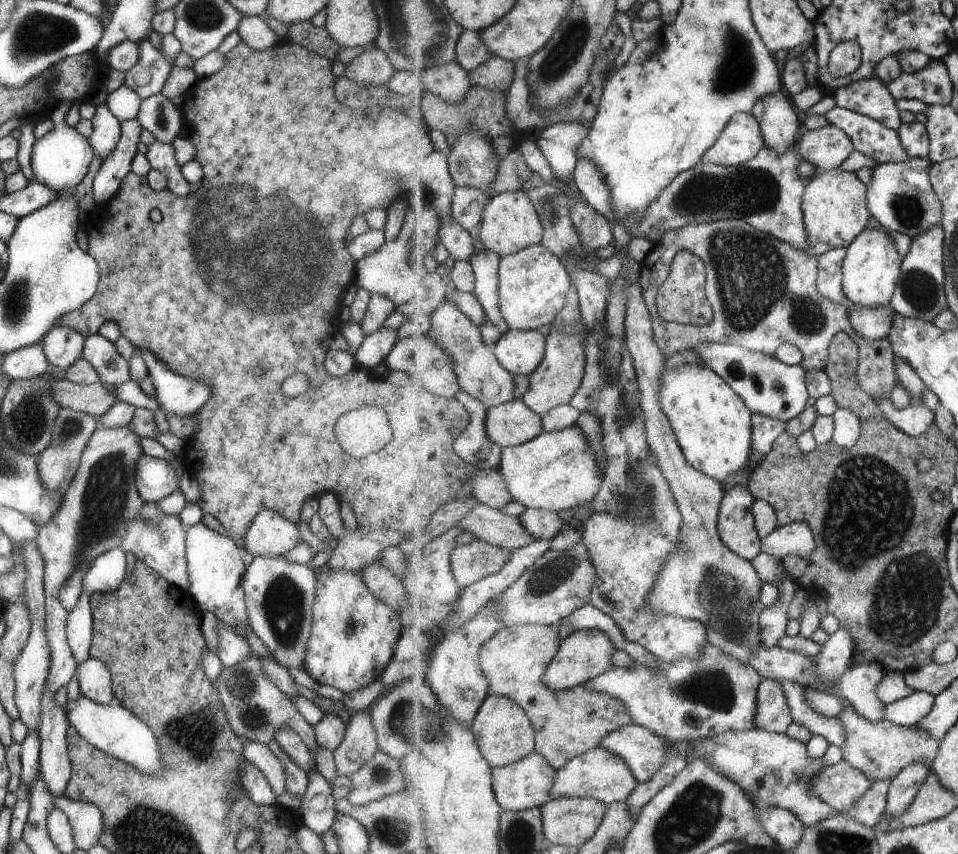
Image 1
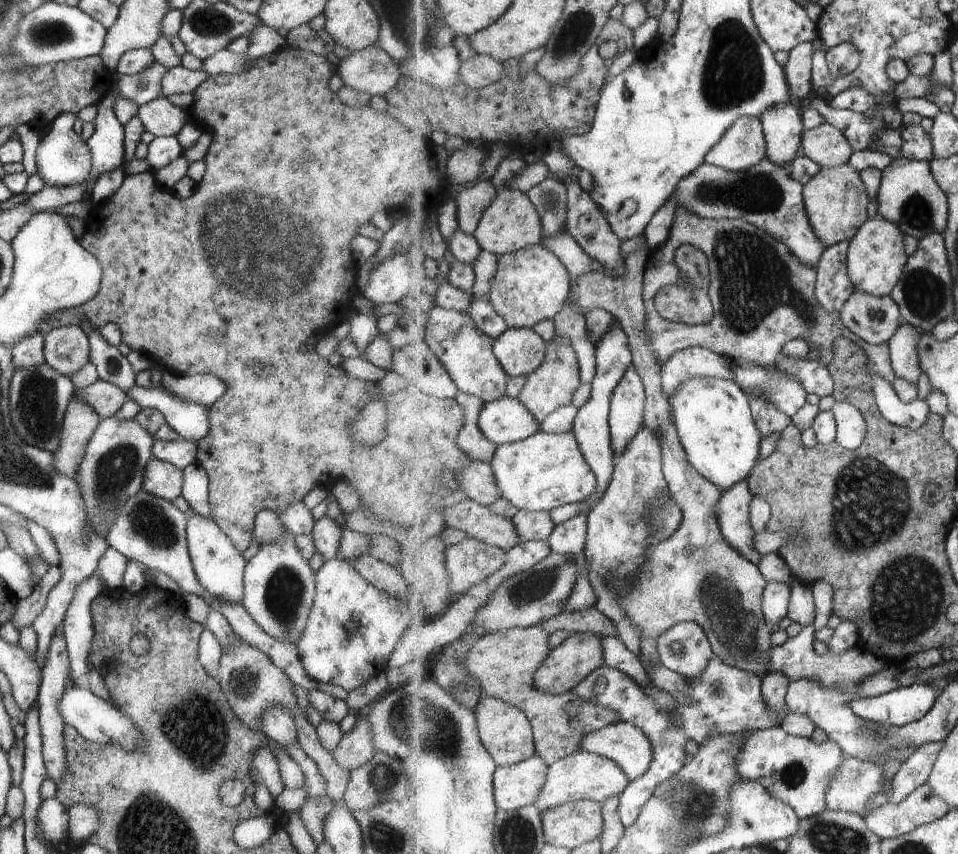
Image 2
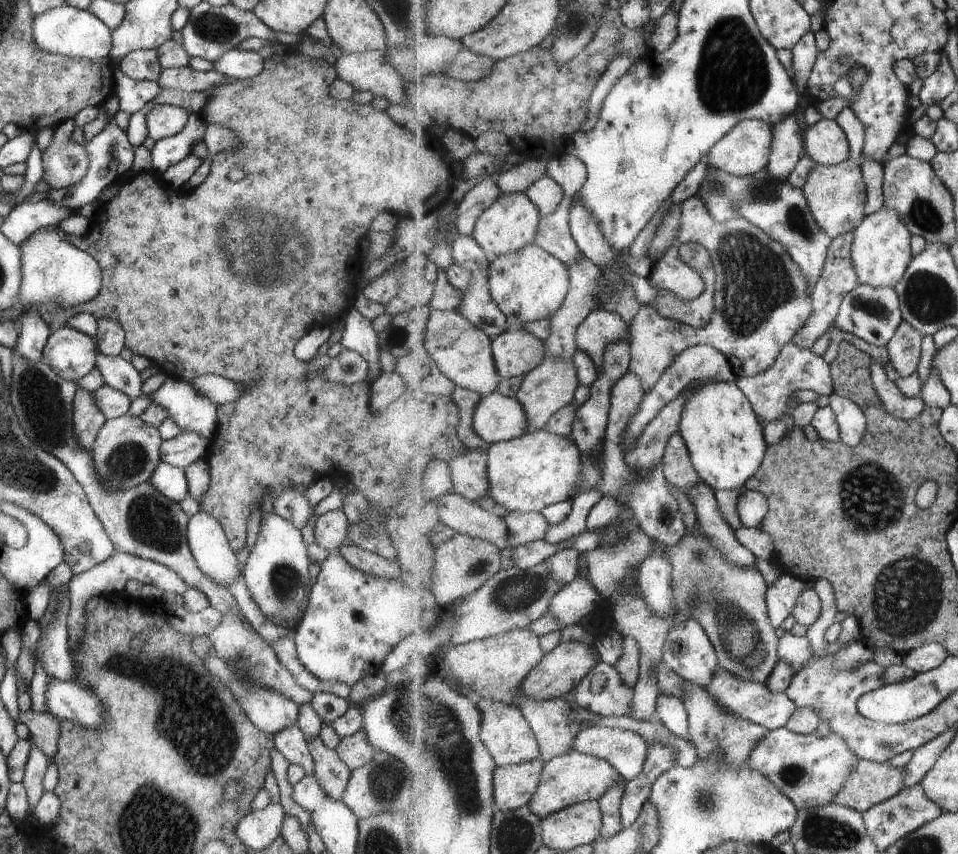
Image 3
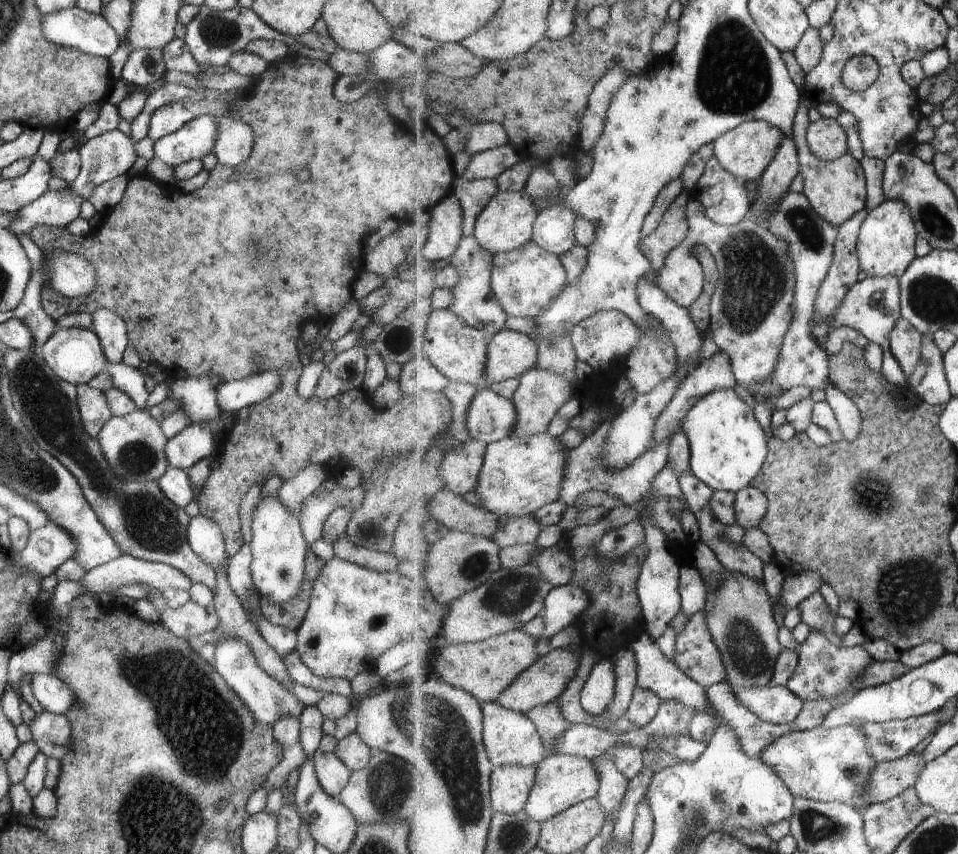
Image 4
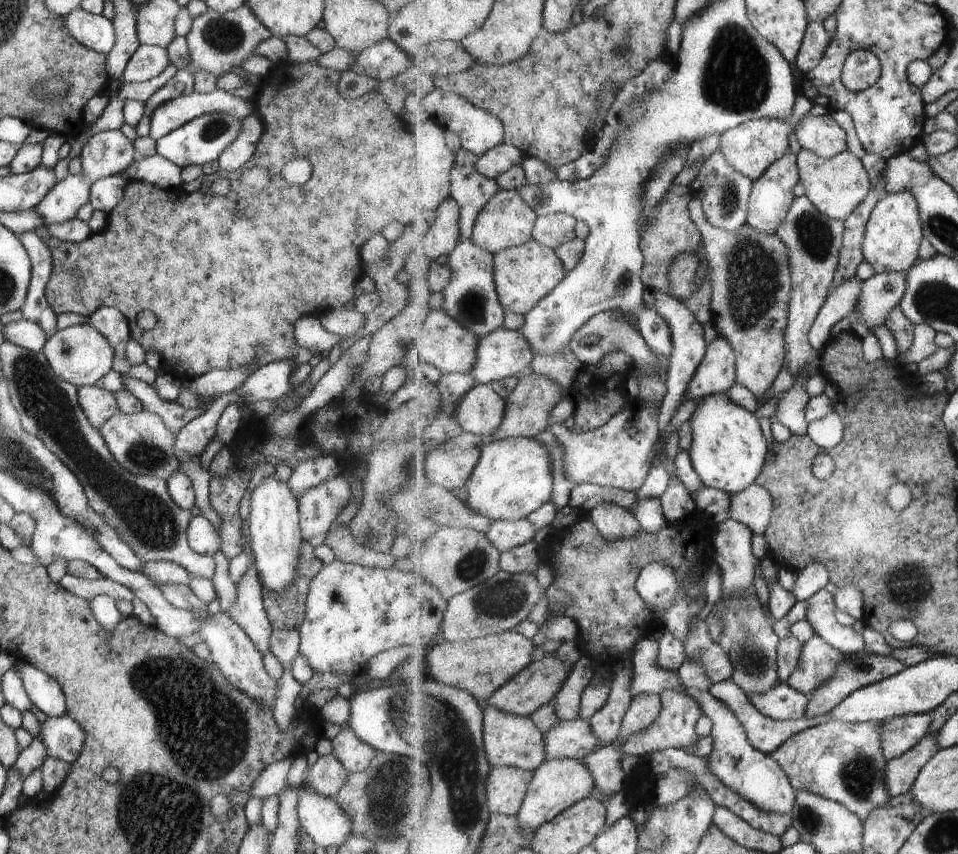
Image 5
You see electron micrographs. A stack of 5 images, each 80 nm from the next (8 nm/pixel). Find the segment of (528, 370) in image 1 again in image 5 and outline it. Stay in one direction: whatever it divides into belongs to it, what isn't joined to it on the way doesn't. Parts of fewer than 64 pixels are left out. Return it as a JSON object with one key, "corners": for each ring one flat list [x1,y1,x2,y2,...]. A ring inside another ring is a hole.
{"corners":[[501,327,480,340,472,375,484,385,507,376,520,377,534,358,531,343,521,331]]}

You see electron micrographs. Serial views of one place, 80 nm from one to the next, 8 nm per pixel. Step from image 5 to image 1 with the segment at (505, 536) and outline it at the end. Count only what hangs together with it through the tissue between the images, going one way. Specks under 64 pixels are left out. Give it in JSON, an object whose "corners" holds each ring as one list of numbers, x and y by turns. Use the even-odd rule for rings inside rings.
{"corners":[[526,509,519,518,537,541,551,542,567,524,559,513,548,510]]}

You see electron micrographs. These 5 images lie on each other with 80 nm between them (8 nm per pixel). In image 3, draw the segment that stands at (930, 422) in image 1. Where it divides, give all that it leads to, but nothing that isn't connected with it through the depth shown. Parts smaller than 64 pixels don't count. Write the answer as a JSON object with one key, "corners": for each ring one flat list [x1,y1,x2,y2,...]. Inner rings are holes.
{"corners":[[873,362,871,370,874,386,889,414,903,421,912,421,920,416,926,407,926,402,920,396,905,398,895,381,887,378,885,367,879,363]]}

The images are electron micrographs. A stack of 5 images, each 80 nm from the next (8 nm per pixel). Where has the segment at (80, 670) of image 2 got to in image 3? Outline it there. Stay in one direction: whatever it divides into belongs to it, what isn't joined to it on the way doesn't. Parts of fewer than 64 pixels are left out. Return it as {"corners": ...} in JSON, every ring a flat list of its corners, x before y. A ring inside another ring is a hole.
{"corners":[[115,552,103,562,92,566,89,570,73,575,66,584,69,599,69,608,66,616,66,645,70,662,71,657,74,656,74,652,78,647,78,640,83,636,85,630,85,607,88,600,95,595,119,593,124,588,127,580,137,580,137,582,141,582,143,585,154,586,163,592,163,594,182,595,187,589,182,578,179,578,179,575,175,574,170,568,159,563,154,563,153,561,146,561,145,559,128,555,127,553]]}

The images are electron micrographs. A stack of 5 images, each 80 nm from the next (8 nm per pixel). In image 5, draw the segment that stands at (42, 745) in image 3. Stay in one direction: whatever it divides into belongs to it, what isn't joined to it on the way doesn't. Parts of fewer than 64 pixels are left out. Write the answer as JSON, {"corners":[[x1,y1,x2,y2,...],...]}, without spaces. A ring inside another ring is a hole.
{"corners":[[67,714,58,717,45,717,40,722,39,738,45,745,47,757,58,758,72,763,84,743,81,727]]}

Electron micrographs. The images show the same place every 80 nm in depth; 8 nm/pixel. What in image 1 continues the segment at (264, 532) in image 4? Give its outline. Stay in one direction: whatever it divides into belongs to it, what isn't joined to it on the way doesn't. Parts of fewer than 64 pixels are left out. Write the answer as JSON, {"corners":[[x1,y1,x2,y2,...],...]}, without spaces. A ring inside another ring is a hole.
{"corners":[[284,554,279,557,254,556,244,570,242,585,248,626,267,646,278,665,301,670,312,625,317,574,307,564,289,562]]}

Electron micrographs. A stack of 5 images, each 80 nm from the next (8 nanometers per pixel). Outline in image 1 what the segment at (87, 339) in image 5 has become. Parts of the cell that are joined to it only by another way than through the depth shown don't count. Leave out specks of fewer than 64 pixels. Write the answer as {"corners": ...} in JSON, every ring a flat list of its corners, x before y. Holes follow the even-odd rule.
{"corners":[[51,327,41,340,42,353,49,364,66,369,80,357,84,336,67,327]]}

